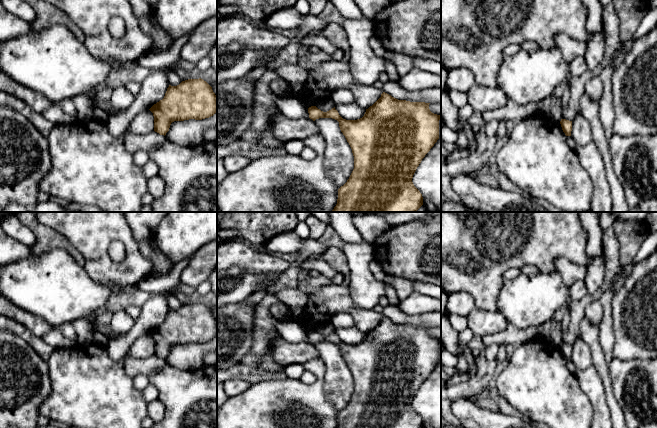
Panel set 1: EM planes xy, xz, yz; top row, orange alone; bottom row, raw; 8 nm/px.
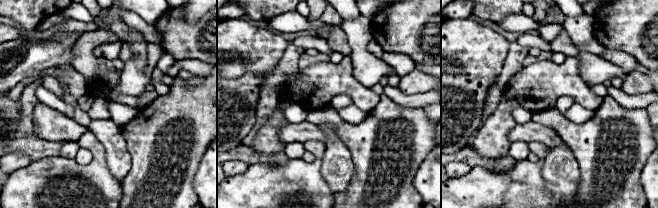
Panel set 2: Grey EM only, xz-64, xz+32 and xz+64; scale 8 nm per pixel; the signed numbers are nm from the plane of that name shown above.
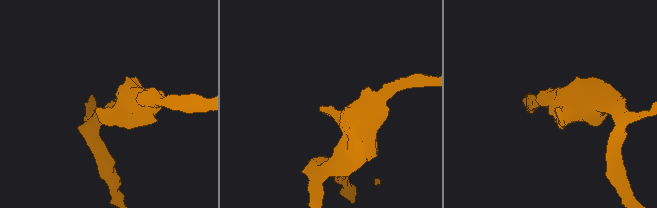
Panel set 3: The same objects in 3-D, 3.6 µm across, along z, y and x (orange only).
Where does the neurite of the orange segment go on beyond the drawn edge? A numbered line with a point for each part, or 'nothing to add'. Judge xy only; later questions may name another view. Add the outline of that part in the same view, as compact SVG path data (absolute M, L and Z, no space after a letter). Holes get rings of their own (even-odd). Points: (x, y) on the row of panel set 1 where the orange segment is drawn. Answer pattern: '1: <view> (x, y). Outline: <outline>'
nothing to add

